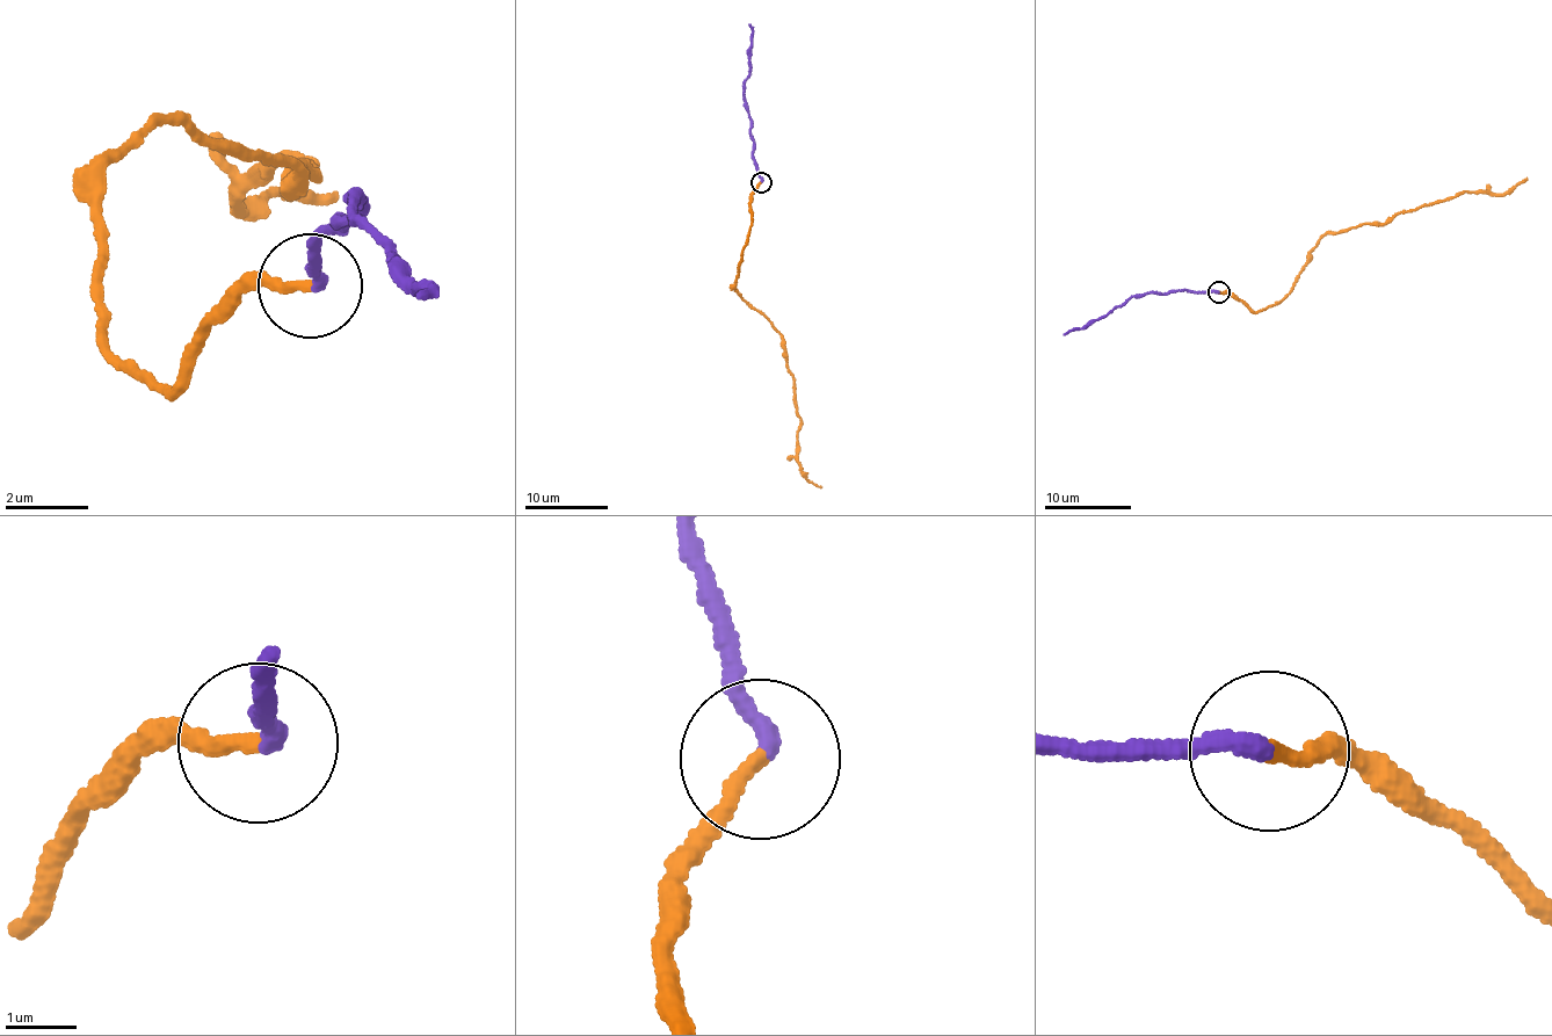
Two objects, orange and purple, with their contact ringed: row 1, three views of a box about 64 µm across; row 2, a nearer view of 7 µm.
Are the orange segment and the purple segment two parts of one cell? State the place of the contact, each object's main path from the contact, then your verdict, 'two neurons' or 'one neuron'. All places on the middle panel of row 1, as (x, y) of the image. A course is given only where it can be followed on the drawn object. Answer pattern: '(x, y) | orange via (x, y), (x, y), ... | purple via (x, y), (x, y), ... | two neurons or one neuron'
(761, 182) | orange via (760, 182), (752, 202), (752, 224), (734, 285), (782, 335), (800, 422), (797, 463), (809, 480), (820, 487) | purple via (760, 180), (742, 92), (749, 72), (753, 33), (748, 24) | one neuron

